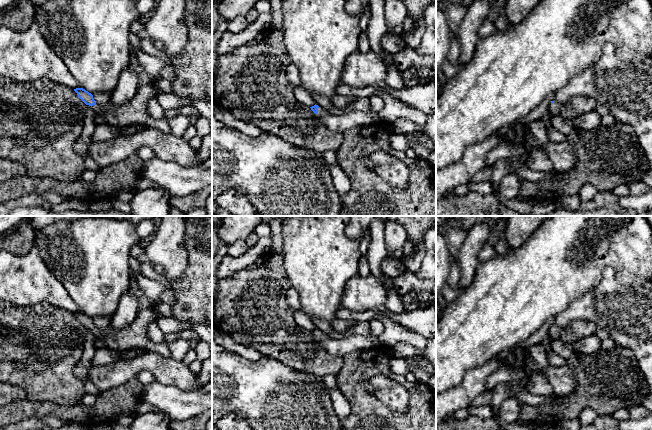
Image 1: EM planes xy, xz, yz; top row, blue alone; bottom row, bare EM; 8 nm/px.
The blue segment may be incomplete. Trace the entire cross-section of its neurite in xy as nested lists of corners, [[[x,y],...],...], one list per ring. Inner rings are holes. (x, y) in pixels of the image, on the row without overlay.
[[[152,309],[142,310],[132,325],[121,330],[114,330],[110,326],[105,330],[100,330],[95,326],[93,319],[85,313],[76,312],[74,315],[86,329],[93,333],[95,339],[101,339],[105,342],[106,348],[126,351],[132,347],[140,347],[165,357],[170,356],[167,344],[154,343],[147,337],[148,325],[157,320],[157,315]]]

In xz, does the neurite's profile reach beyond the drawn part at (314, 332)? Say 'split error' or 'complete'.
split error

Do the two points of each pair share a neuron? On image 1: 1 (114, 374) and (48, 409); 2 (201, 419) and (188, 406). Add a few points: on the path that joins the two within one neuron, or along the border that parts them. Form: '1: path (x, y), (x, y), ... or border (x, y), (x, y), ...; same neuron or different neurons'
1: border (121, 384), (110, 387), (98, 394); different neurons
2: border (201, 412), (185, 419); different neurons

